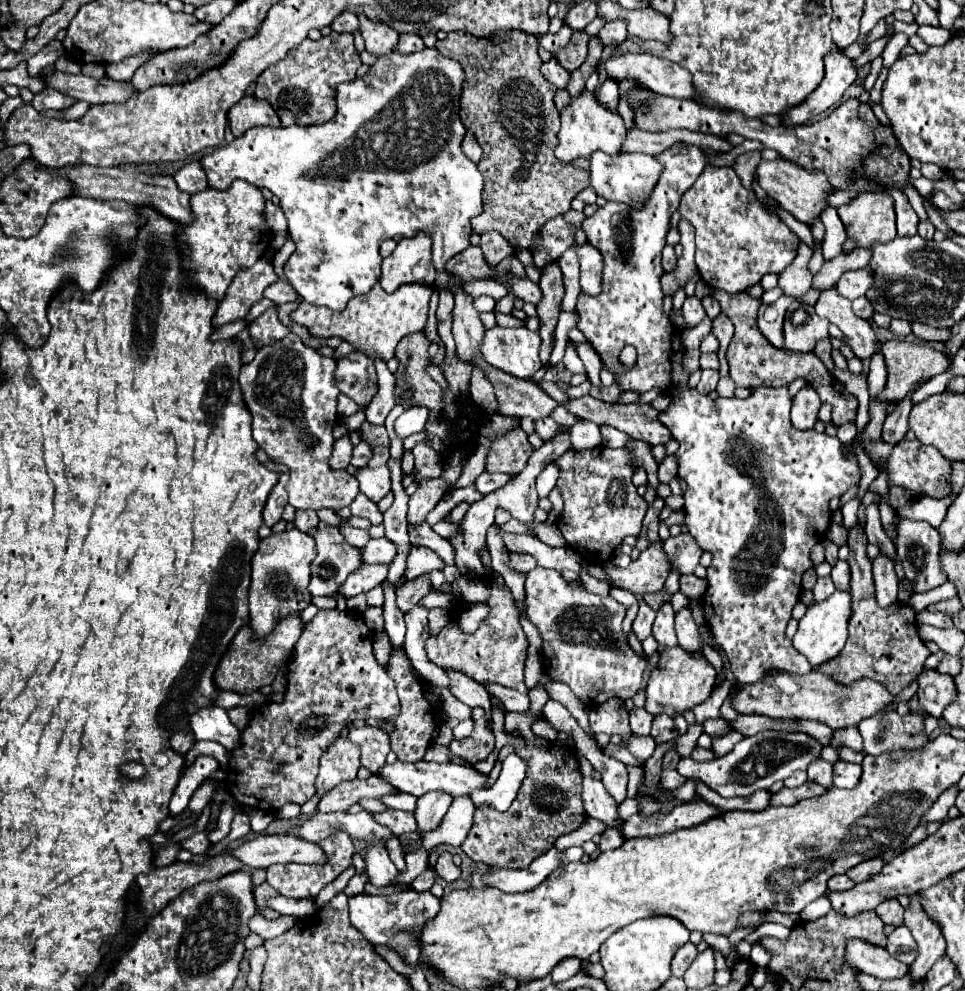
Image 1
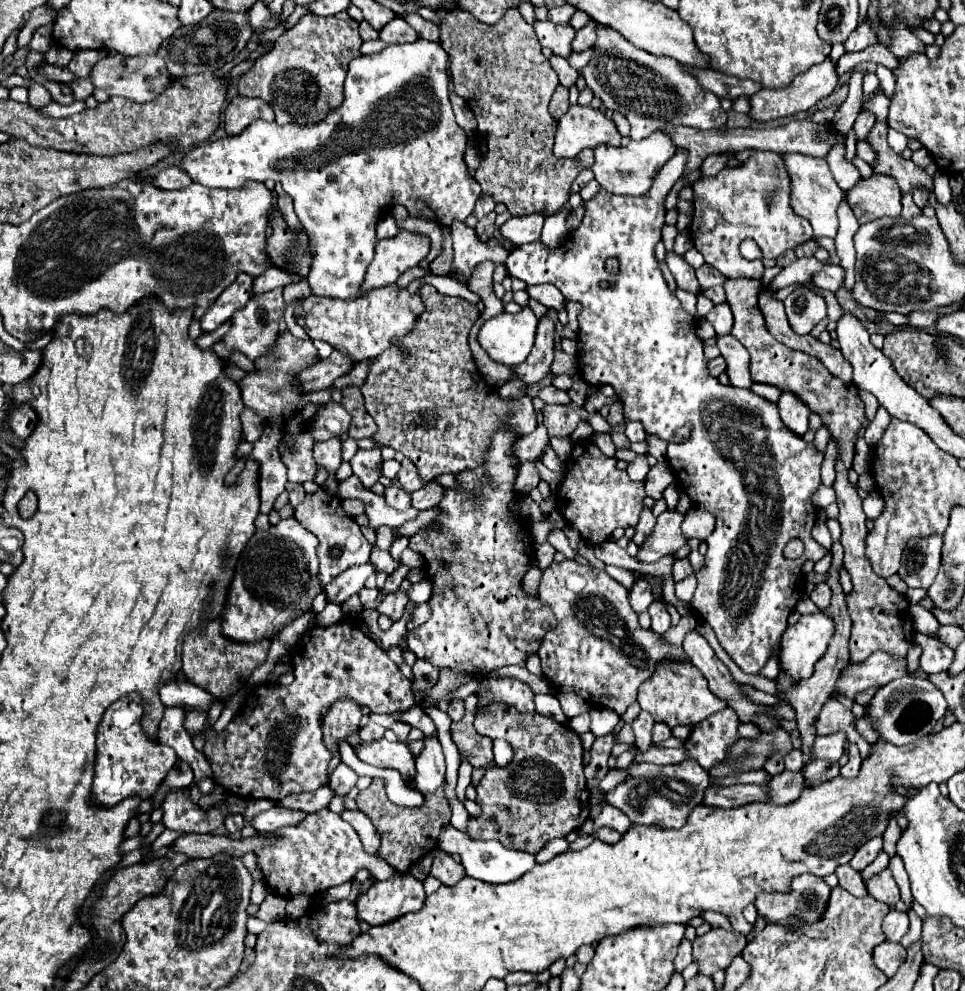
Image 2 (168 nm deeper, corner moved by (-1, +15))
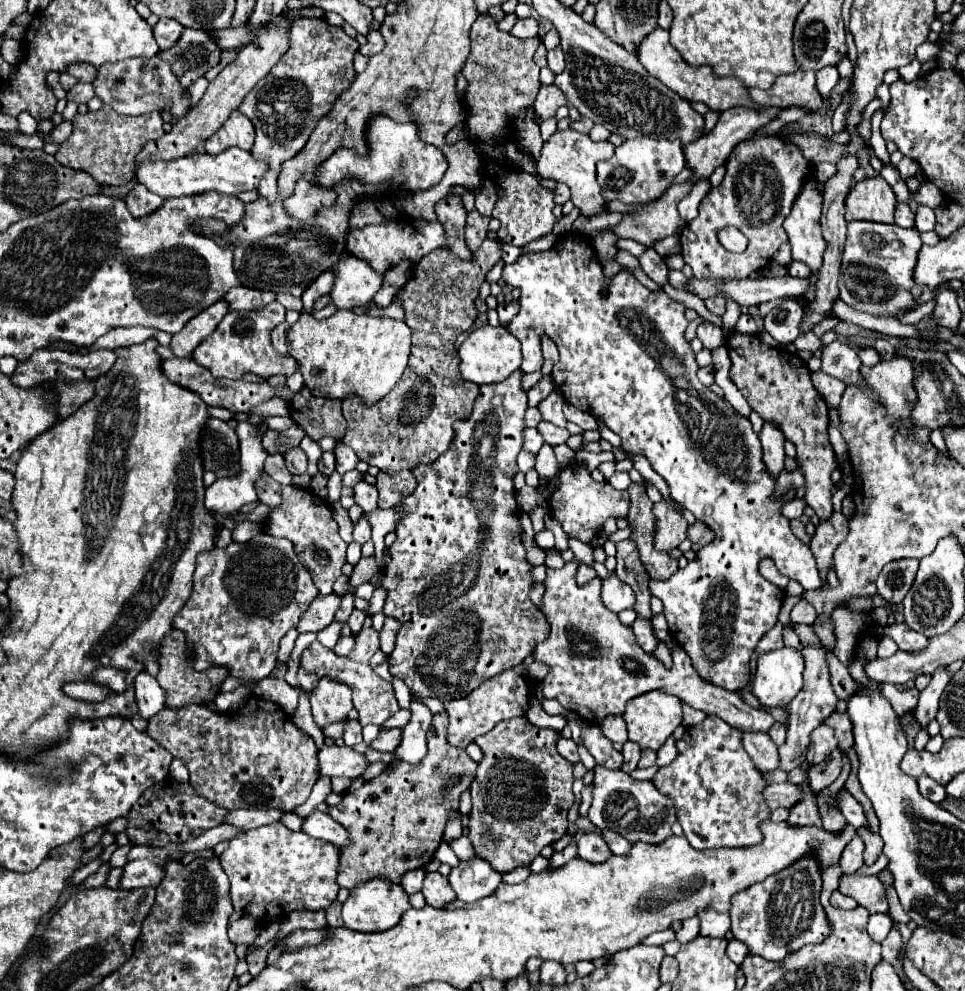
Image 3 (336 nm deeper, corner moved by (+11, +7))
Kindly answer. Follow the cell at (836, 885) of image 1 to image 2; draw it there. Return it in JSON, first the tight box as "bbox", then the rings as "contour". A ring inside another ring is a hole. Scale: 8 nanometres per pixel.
{"bbox":[836,865,866,897],"contour":[[[850,865],[838,867],[836,875],[840,879],[840,887],[844,887],[848,893],[852,893],[854,897],[864,897],[866,895],[866,887],[864,887],[864,881],[862,881],[860,873],[854,871]]]}

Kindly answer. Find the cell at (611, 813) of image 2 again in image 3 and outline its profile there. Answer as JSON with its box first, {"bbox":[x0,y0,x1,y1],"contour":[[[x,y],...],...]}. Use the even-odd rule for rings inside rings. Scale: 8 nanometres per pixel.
{"bbox":[602,829,630,855],"contour":[[[608,829],[602,831],[602,837],[604,837],[604,841],[608,843],[608,847],[612,849],[612,853],[616,853],[616,855],[628,853],[628,849],[630,849],[630,841],[628,841],[628,839],[624,839],[624,837],[620,837],[618,833],[608,831]]]}

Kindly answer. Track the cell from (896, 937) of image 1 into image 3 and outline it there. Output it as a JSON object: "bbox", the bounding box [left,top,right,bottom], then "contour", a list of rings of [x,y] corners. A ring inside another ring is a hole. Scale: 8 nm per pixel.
{"bbox":[868,913,892,943],"contour":[[[876,913],[876,915],[870,915],[870,921],[868,921],[868,935],[876,941],[876,943],[882,943],[886,939],[886,935],[890,933],[892,929],[892,919],[888,913]]]}

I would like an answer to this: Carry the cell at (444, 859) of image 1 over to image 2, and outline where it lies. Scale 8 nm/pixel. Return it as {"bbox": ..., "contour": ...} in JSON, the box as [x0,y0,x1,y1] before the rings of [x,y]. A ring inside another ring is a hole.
{"bbox":[430,851,466,885],"contour":[[[436,851],[436,857],[434,857],[434,863],[432,863],[432,871],[430,871],[432,877],[436,877],[442,885],[456,885],[466,873],[464,873],[464,867],[460,863],[456,863],[450,855],[442,853],[442,851]]]}

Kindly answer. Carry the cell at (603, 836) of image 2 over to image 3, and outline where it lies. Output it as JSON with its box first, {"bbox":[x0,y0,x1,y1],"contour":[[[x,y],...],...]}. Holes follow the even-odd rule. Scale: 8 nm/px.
{"bbox":[578,833,610,863],"contour":[[[586,833],[578,841],[578,857],[590,861],[590,863],[602,863],[610,857],[610,849],[602,835],[598,833]]]}

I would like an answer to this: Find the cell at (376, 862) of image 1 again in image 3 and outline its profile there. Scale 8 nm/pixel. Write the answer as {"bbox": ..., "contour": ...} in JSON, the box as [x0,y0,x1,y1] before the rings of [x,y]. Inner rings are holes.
{"bbox":[302,811,350,845],"contour":[[[314,811],[312,815],[306,817],[304,821],[304,827],[302,827],[304,833],[312,835],[312,837],[320,837],[320,839],[326,839],[334,845],[346,845],[350,841],[350,833],[344,825],[338,825],[328,813],[322,813],[322,811]]]}

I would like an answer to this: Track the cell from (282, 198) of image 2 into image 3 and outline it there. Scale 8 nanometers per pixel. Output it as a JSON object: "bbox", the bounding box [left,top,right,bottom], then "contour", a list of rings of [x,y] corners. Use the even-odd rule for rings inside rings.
{"bbox":[238,17,358,203],"contour":[[[300,17],[288,31],[288,43],[288,51],[270,69],[270,73],[254,85],[238,107],[238,111],[244,113],[256,129],[252,153],[270,163],[272,171],[262,177],[258,193],[272,203],[276,201],[278,167],[302,151],[318,121],[332,111],[334,101],[356,77],[352,59],[358,51],[358,43],[348,37],[342,27],[334,27],[326,19]]]}

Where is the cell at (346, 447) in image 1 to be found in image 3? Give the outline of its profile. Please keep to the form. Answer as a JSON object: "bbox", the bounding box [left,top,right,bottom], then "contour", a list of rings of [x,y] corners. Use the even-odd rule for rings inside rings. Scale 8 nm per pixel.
{"bbox":[286,447,308,475],"contour":[[[294,447],[290,449],[286,455],[286,467],[292,475],[300,475],[300,473],[306,473],[306,463],[308,463],[308,457],[306,453],[300,449],[300,447]]]}

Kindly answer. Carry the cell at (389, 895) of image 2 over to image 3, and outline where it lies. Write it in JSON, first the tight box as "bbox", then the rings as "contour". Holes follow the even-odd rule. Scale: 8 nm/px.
{"bbox":[342,879,412,933],"contour":[[[376,879],[376,881],[368,881],[368,885],[358,885],[358,889],[350,891],[350,897],[342,907],[342,919],[344,919],[344,927],[352,931],[362,931],[362,933],[388,931],[400,923],[402,913],[406,913],[410,907],[412,905],[408,901],[408,893],[400,885],[392,885],[390,881]]]}

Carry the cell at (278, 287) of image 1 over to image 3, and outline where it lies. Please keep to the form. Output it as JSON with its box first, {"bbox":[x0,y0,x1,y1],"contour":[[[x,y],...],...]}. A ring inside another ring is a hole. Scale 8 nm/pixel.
{"bbox":[224,287,276,311],"contour":[[[236,287],[236,289],[230,289],[224,299],[230,303],[230,307],[234,311],[252,311],[252,309],[260,309],[260,307],[268,305],[274,297],[276,297],[276,293],[272,293],[272,291]]]}

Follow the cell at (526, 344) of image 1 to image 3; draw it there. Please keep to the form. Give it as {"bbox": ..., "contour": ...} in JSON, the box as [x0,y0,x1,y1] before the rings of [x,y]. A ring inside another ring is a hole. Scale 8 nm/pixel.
{"bbox":[458,325,522,385],"contour":[[[486,325],[486,327],[480,327],[480,329],[472,331],[464,339],[464,343],[460,345],[458,355],[460,355],[462,379],[472,381],[476,385],[504,381],[504,377],[508,377],[512,371],[516,371],[520,367],[520,361],[522,361],[520,341],[502,325],[498,325],[498,327]]]}

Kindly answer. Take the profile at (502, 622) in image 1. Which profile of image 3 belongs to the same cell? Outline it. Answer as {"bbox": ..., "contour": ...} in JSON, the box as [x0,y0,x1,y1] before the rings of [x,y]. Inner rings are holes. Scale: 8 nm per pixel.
{"bbox":[382,369,550,701],"contour":[[[518,369],[516,373],[512,373],[510,377],[506,377],[500,383],[492,383],[492,385],[482,385],[480,387],[480,397],[474,403],[474,411],[470,415],[470,419],[466,419],[464,423],[456,423],[456,437],[452,443],[452,449],[448,449],[448,453],[444,453],[444,457],[436,459],[434,463],[428,465],[418,465],[412,473],[418,479],[418,487],[416,491],[404,499],[402,509],[404,509],[404,519],[402,523],[396,527],[396,543],[390,547],[390,563],[386,565],[386,571],[382,573],[382,587],[388,589],[388,599],[384,605],[384,613],[388,617],[396,617],[398,621],[402,621],[402,629],[398,631],[396,637],[396,647],[392,651],[392,655],[388,657],[390,663],[390,671],[392,675],[400,677],[414,695],[418,697],[438,697],[442,701],[450,701],[450,699],[460,699],[466,697],[470,691],[474,691],[476,687],[480,687],[486,679],[496,677],[498,673],[504,673],[516,665],[520,665],[528,655],[532,655],[534,647],[538,643],[542,643],[548,633],[550,633],[550,625],[544,617],[544,613],[530,601],[528,597],[528,589],[534,583],[530,577],[530,563],[526,561],[526,551],[522,547],[520,541],[520,507],[516,503],[516,491],[514,491],[514,475],[518,473],[518,465],[516,465],[516,457],[522,449],[522,431],[524,431],[524,413],[528,409],[528,399],[526,399],[526,389],[522,387],[522,369]]]}

